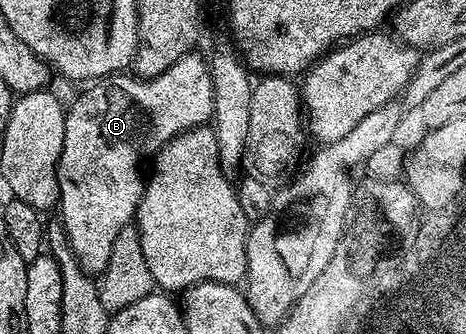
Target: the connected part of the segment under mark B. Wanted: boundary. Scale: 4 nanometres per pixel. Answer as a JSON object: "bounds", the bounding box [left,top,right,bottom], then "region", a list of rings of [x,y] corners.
{"bounds":[58,51,214,275],"region":[[[191,51],[186,56],[181,57],[168,71],[164,71],[155,77],[139,79],[134,75],[111,75],[105,79],[99,79],[86,89],[71,105],[66,109],[66,122],[64,123],[64,147],[58,160],[58,205],[62,209],[60,224],[66,232],[68,243],[80,263],[80,267],[85,273],[100,275],[108,267],[108,259],[112,256],[112,243],[116,243],[116,235],[124,231],[126,225],[135,220],[138,212],[138,204],[142,198],[144,188],[144,169],[142,164],[149,162],[160,150],[165,147],[179,133],[187,133],[190,129],[205,126],[214,116],[214,92],[212,91],[212,79],[210,78],[210,67],[201,56],[197,57],[197,52]]]}

